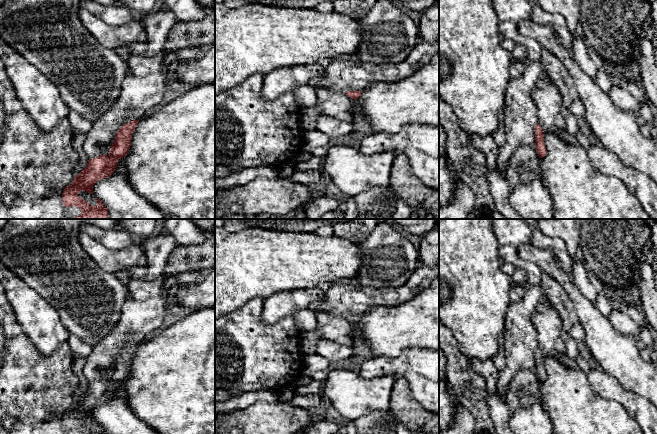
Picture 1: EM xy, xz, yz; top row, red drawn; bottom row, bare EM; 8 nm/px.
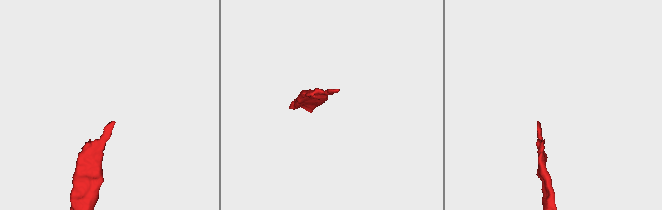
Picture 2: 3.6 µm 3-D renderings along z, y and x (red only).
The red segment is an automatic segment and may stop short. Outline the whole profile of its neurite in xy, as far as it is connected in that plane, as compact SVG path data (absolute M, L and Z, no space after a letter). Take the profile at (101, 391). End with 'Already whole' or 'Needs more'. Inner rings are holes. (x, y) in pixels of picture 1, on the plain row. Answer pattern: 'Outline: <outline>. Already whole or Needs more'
Outline: M164 273L156 280L142 280L142 279L129 279L126 287L129 292L129 297L124 303L121 314L116 320L115 327L101 340L99 340L93 347L91 354L86 358L83 373L89 381L87 390L74 402L71 409L65 411L62 419L63 428L65 431L76 430L80 434L108 434L102 425L96 423L97 429L91 430L87 425L80 422L78 417L82 414L93 418L94 408L100 404L109 401L115 395L118 384L125 381L131 370L132 358L140 343L146 341L153 334L157 333L159 329L165 326L167 298L171 291L164 287L164 281L167 275Z. Needs more

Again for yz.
Outline: M550 300L536 308L532 320L537 331L538 344L535 350L535 370L538 380L542 382L547 376L544 358L566 353L566 348L561 337L561 319Z. Needs more

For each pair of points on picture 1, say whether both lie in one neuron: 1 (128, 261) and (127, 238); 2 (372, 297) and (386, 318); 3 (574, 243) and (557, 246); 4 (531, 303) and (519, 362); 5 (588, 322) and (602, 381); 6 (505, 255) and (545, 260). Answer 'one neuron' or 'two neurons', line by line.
1: two neurons
2: two neurons
3: two neurons
4: one neuron
5: two neurons
6: two neurons

